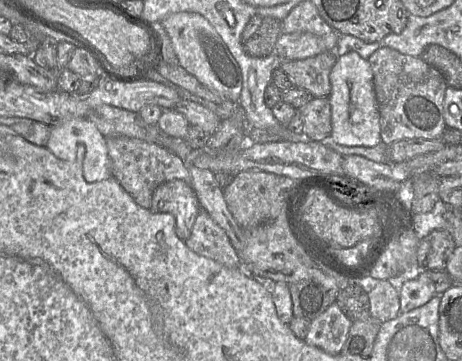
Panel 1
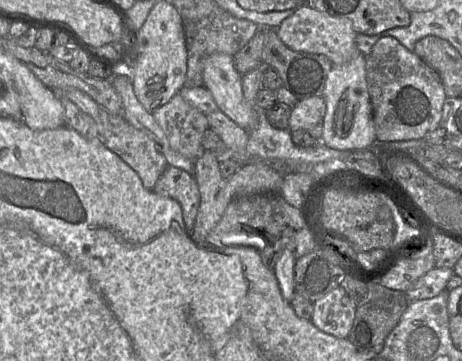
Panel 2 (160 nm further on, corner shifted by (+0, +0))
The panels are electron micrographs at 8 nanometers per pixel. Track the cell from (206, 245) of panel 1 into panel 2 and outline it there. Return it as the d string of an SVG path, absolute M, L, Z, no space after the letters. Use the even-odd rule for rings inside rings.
M204 151L197 159L195 159L194 177L200 191L200 206L194 228L191 232L197 242L204 242L207 238L207 233L220 221L228 204L233 198L229 192L227 180L224 179L220 173L219 161L216 153Z

